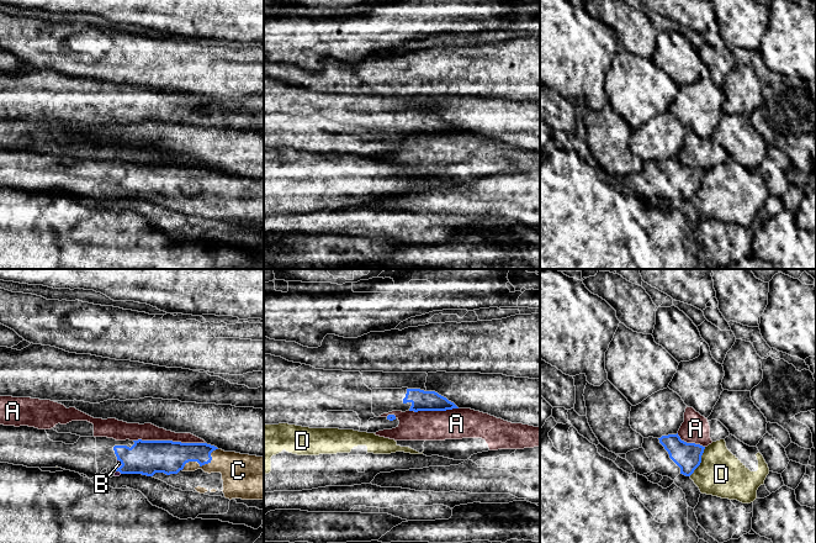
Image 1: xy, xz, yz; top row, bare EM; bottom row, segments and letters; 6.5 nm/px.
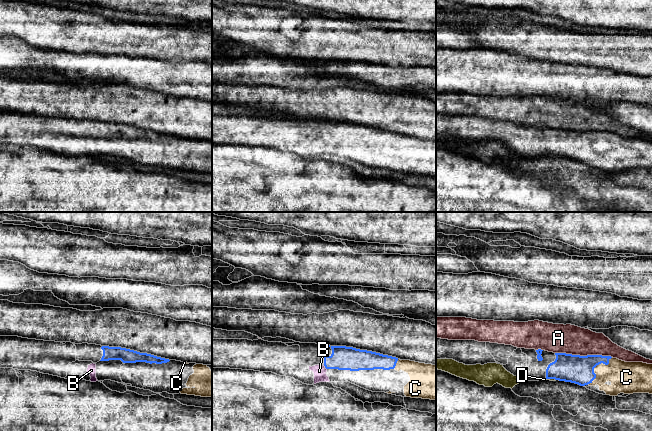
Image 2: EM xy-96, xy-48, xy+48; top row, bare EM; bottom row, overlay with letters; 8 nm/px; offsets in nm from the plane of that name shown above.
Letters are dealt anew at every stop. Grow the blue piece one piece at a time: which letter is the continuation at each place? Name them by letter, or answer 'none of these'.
B

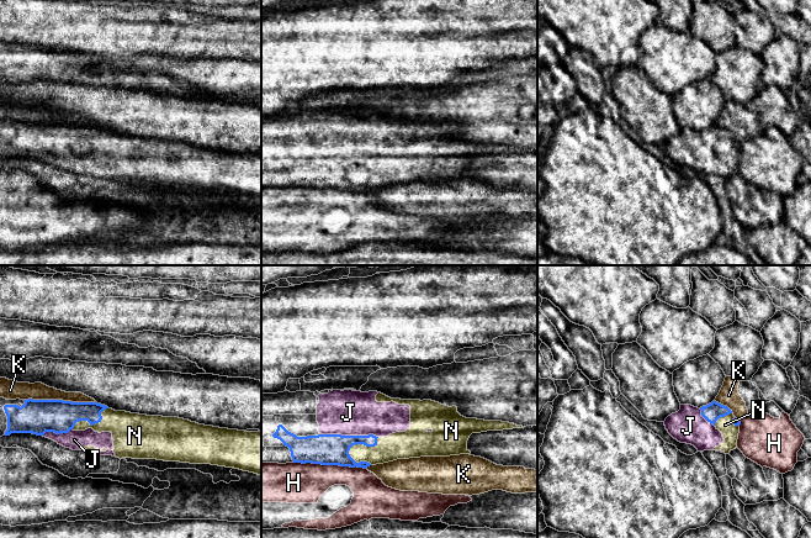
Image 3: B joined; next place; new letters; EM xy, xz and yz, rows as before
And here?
J

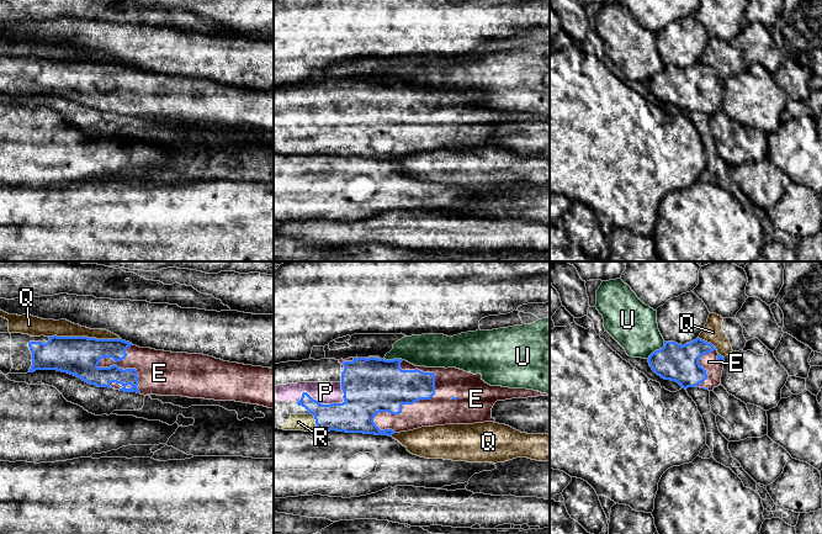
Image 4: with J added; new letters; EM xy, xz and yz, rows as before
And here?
P, R

